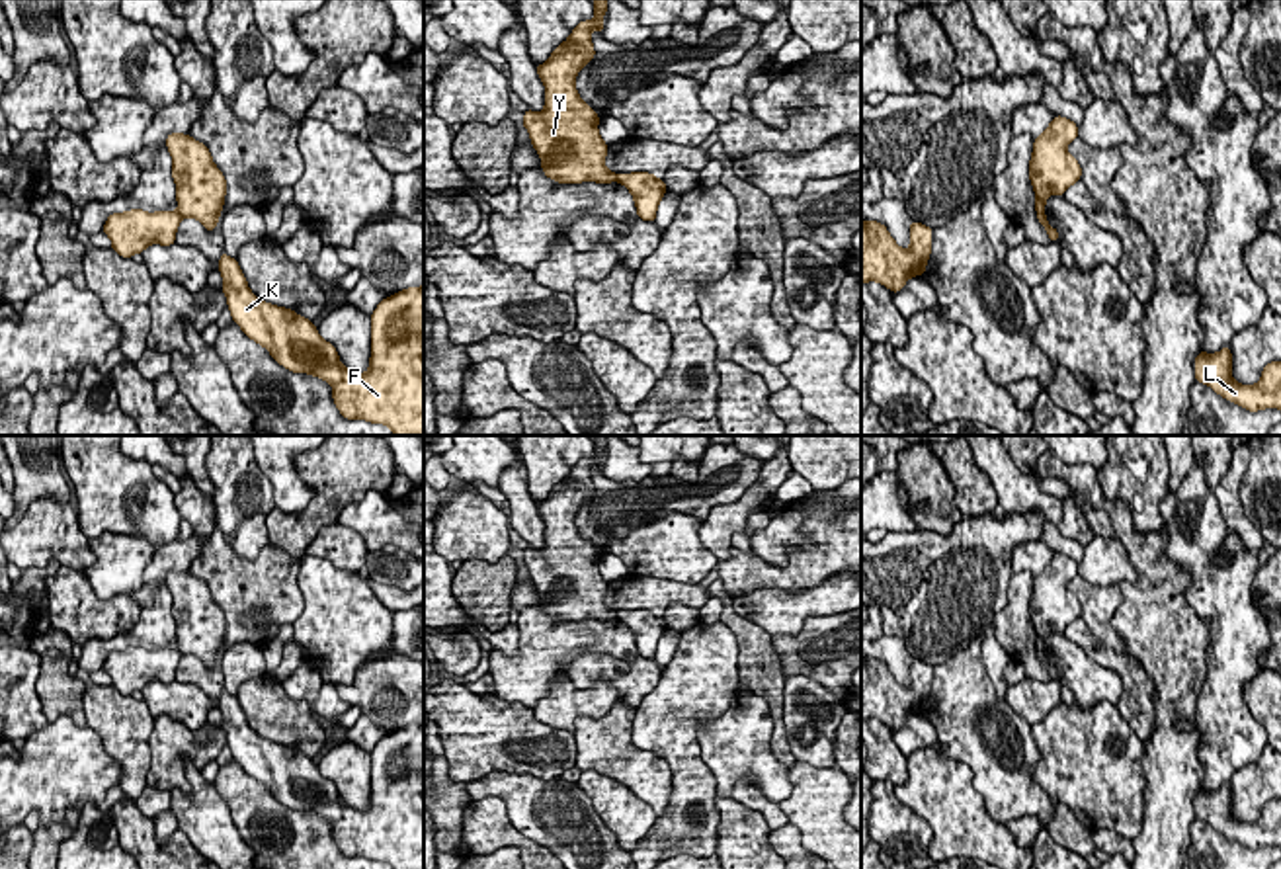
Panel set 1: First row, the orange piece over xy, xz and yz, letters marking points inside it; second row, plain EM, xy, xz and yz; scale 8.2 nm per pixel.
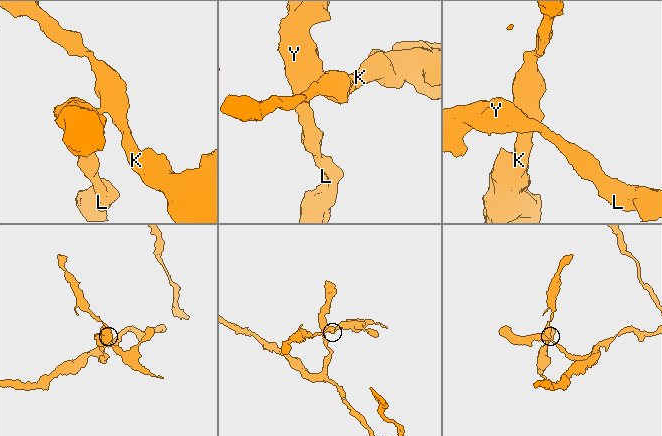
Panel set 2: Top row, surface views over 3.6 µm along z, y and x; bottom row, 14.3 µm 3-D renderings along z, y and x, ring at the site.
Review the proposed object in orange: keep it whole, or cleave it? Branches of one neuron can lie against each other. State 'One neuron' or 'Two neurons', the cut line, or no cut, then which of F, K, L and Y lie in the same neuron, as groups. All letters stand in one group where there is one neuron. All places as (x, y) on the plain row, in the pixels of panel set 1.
Two neurons. Split along xy (176, 649), (182, 655). Groups: F K / L Y

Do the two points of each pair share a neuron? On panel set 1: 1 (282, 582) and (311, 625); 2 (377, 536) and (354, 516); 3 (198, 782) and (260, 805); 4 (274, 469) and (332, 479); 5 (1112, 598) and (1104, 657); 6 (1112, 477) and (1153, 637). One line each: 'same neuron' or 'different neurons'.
1: different neurons
2: same neuron
3: different neurons
4: different neurons
5: different neurons
6: different neurons

